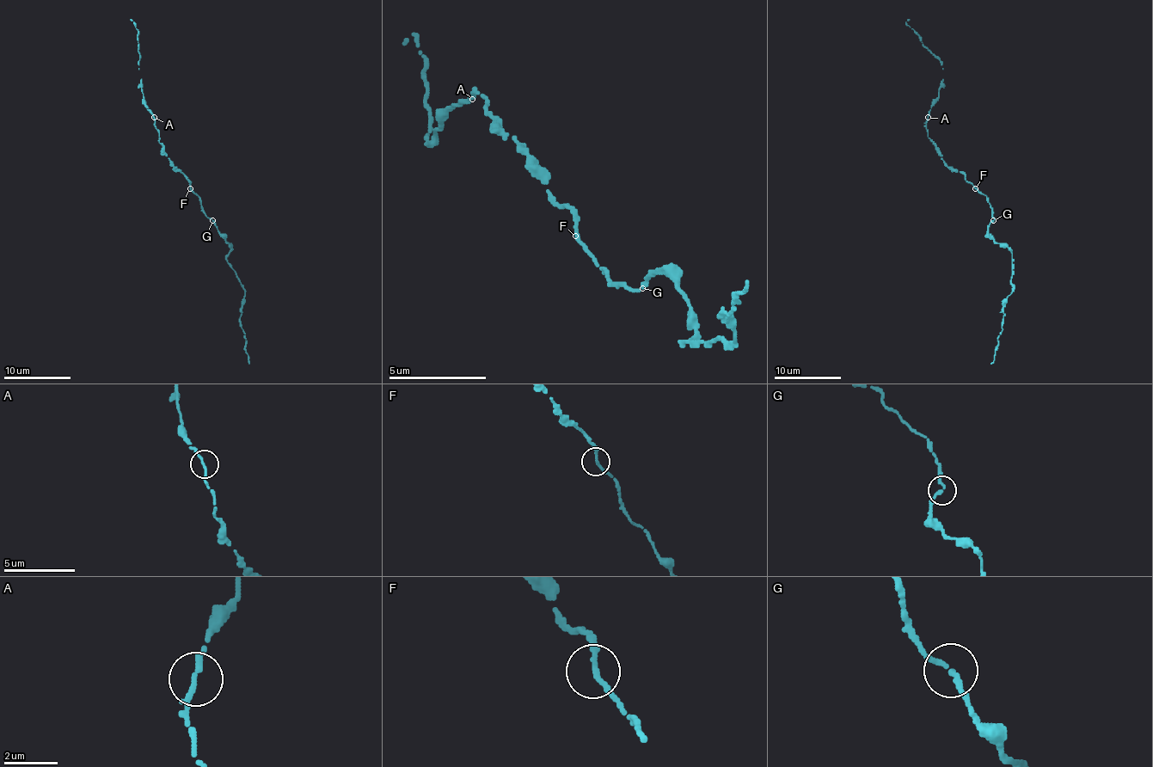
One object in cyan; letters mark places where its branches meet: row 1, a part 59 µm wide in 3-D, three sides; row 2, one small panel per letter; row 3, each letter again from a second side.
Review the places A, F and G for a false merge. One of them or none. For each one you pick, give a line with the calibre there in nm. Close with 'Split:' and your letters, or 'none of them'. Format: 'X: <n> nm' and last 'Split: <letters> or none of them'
Split: none of them

